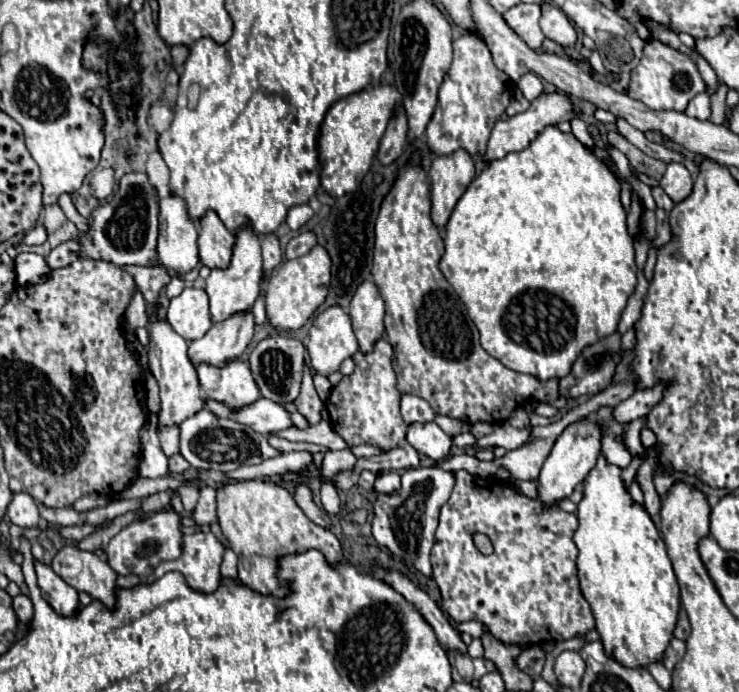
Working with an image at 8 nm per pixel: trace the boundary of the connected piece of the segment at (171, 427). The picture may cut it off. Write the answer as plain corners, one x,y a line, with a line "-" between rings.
168,424
168,426
158,426
156,428
160,446
166,456
176,456
180,454
180,424

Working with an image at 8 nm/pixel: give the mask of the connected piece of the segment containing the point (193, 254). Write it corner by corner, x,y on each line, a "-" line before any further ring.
172,194
160,202
158,258
170,276
178,278
188,274
200,262
198,230
190,220
182,200

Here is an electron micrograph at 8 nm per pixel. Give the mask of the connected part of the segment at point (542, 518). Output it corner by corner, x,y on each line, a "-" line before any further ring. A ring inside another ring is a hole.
458,470
452,496
440,510
440,526
436,530
430,558
434,580
442,592
442,608
456,622
478,618
502,642
544,644
550,640
570,640
578,634
594,630
594,616
590,606
578,592
578,550
572,542
576,528
576,514
568,514
560,508
544,510
536,500
514,490
510,482
498,478
480,478
-
474,534
486,534
492,540
494,554
484,556
474,544

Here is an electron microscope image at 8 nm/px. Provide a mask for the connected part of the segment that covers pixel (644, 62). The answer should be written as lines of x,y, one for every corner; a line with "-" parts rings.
664,44
664,48
644,48
642,50
642,58
638,66
630,72
630,86
626,94
656,112
660,110
684,112
688,102
704,90
706,90
706,84
698,72
696,62
690,56

